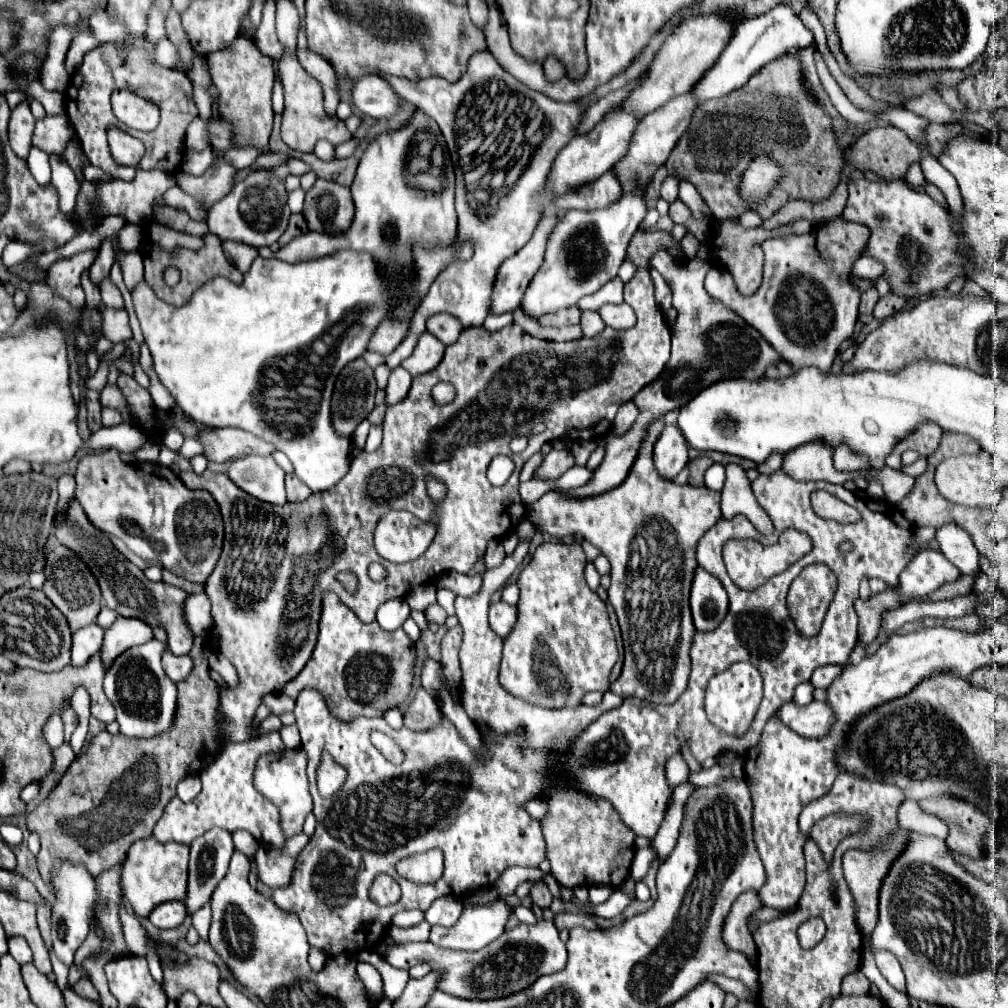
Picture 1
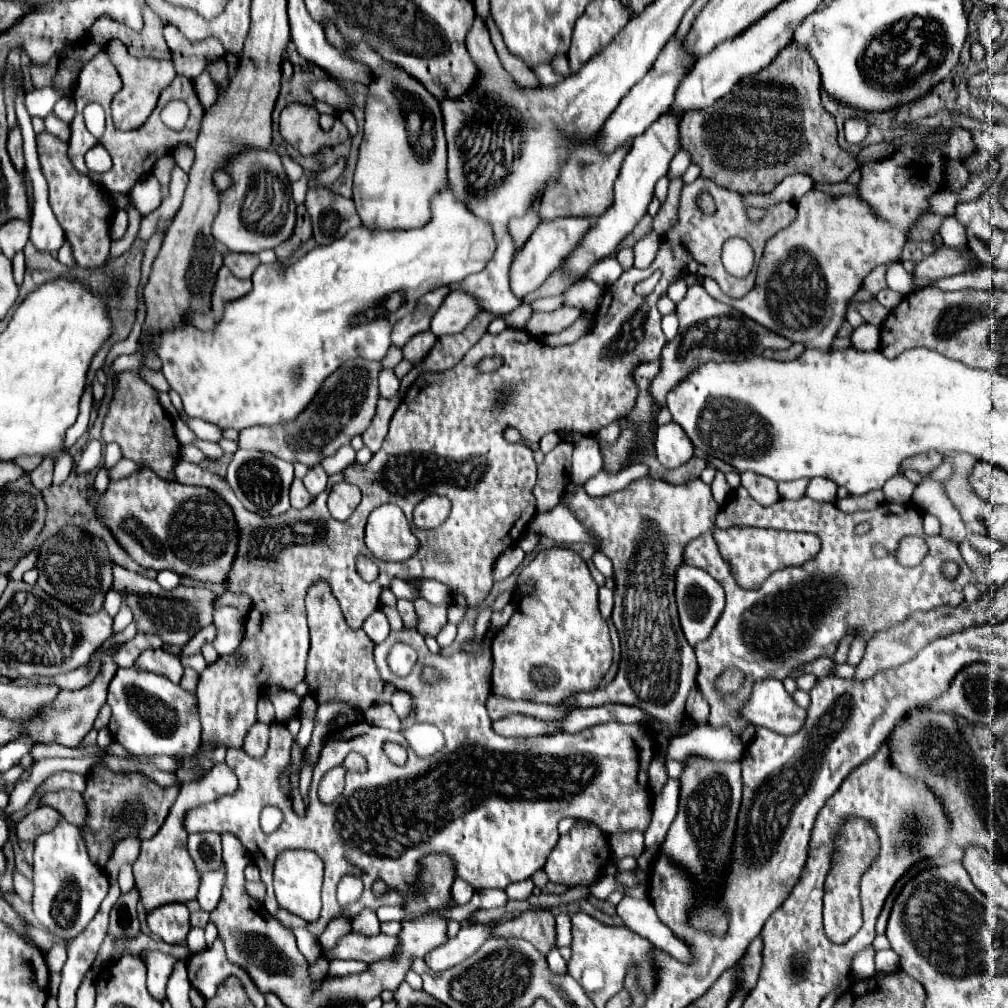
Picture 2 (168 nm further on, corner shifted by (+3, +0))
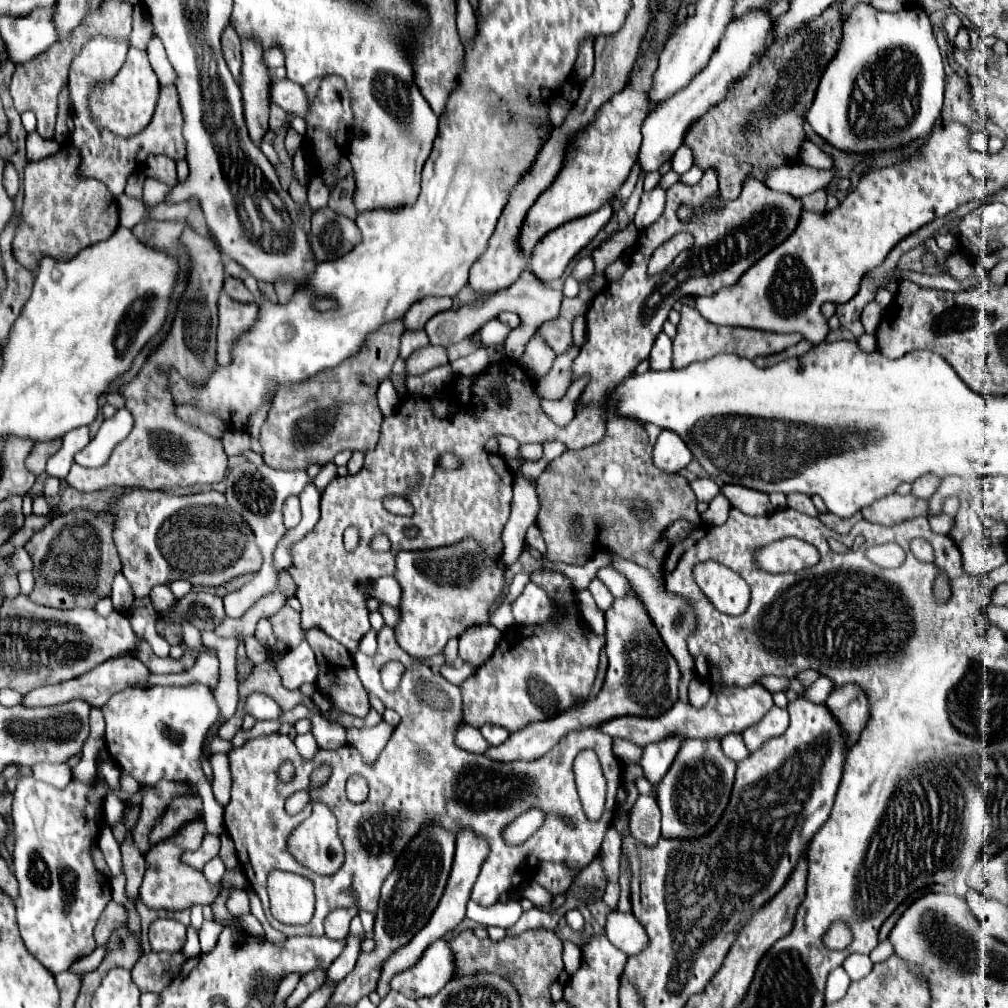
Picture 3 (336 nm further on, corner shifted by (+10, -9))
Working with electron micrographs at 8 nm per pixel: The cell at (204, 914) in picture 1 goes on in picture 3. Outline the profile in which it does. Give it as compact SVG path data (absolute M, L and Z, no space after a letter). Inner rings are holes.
M214 857L206 867L204 867L204 875L206 875L206 879L210 881L210 883L220 883L220 879L222 879L222 875L224 875L224 871L226 871L226 865L224 865L224 861L220 861L220 857Z

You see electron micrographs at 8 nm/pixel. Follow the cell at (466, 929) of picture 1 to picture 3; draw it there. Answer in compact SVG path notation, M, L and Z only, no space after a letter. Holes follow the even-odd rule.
M440 939L434 941L418 959L416 965L396 973L390 981L390 987L410 999L434 997L454 973L454 955L450 945Z

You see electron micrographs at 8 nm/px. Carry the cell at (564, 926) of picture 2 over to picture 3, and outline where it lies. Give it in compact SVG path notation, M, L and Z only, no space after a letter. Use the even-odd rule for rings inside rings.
M564 943L564 953L562 953L562 959L564 959L564 967L566 967L566 973L572 977L578 967L580 967L580 959L582 959L582 953L580 953L580 947L574 945L574 943Z

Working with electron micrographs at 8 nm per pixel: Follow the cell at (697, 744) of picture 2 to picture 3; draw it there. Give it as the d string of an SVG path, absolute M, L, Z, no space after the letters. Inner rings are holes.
M730 733L726 737L722 737L722 751L726 757L730 757L732 761L742 761L750 755L744 739L740 733Z

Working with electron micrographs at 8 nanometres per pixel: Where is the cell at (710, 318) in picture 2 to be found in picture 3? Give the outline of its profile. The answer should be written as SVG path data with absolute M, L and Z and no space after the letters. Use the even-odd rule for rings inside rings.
M686 305L682 307L680 315L682 315L682 319L678 325L676 339L674 339L674 369L686 367L694 361L706 361L718 353L734 353L734 355L746 357L746 359L754 359L760 355L774 355L774 353L780 353L780 351L796 345L802 339L800 333L766 333L766 331L758 331L758 329L712 325L698 313L698 309L686 307Z

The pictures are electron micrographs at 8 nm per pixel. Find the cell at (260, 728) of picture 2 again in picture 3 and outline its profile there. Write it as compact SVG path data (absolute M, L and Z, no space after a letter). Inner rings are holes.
M214 735L210 739L210 743L206 745L206 755L216 755L216 753L228 753L232 749L232 743L230 741L222 741L218 735Z

